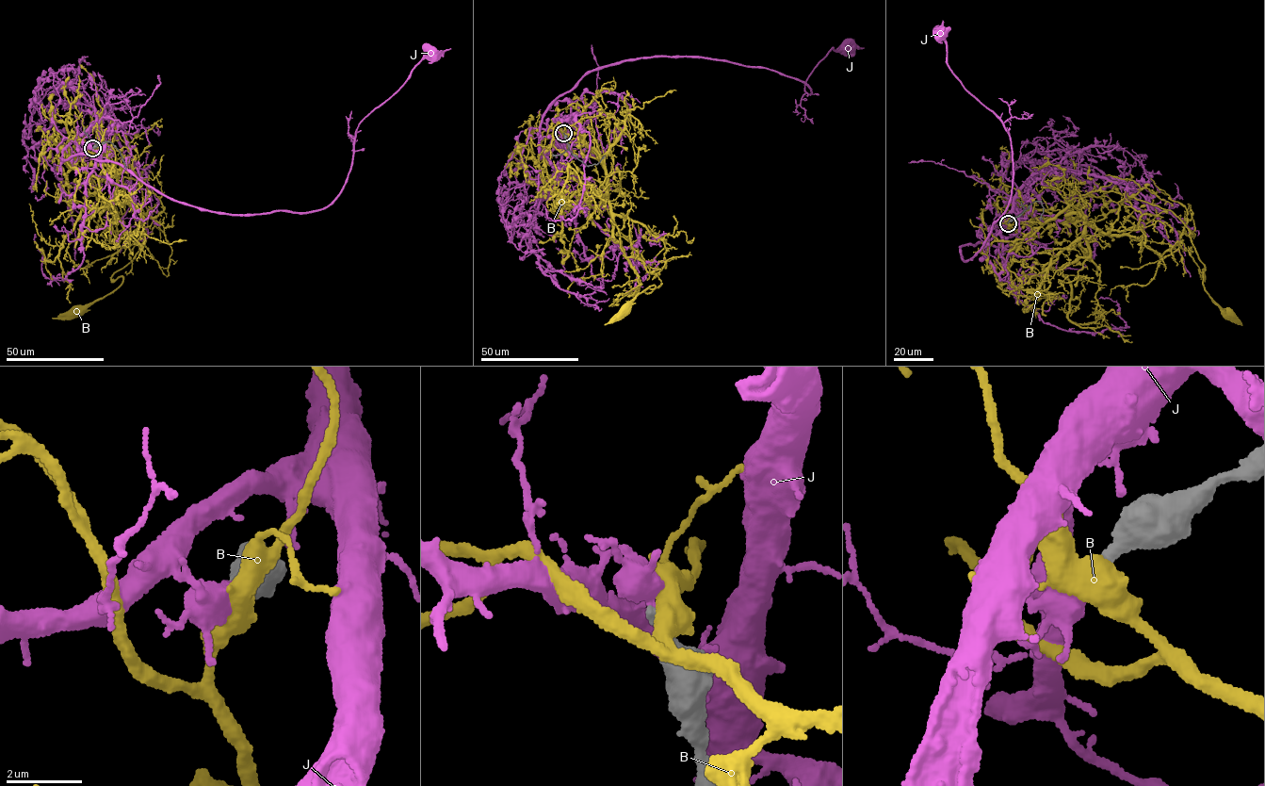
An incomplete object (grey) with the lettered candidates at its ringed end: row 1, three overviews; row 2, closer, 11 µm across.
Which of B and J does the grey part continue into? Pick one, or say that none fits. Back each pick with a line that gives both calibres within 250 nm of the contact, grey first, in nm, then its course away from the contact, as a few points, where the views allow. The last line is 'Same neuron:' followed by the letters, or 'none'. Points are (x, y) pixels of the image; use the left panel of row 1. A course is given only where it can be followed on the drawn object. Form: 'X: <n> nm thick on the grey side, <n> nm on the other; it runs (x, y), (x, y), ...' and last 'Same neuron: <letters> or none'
Same neuron: none

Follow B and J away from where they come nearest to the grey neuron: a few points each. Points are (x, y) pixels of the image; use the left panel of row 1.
B: (93, 148), (104, 169), (116, 171), (128, 161), (147, 225), (141, 247), (111, 277), (122, 283), (76, 312)
J: (93, 147), (94, 125), (62, 162), (108, 159), (212, 211), (315, 211), (344, 185), (359, 124), (433, 55)

